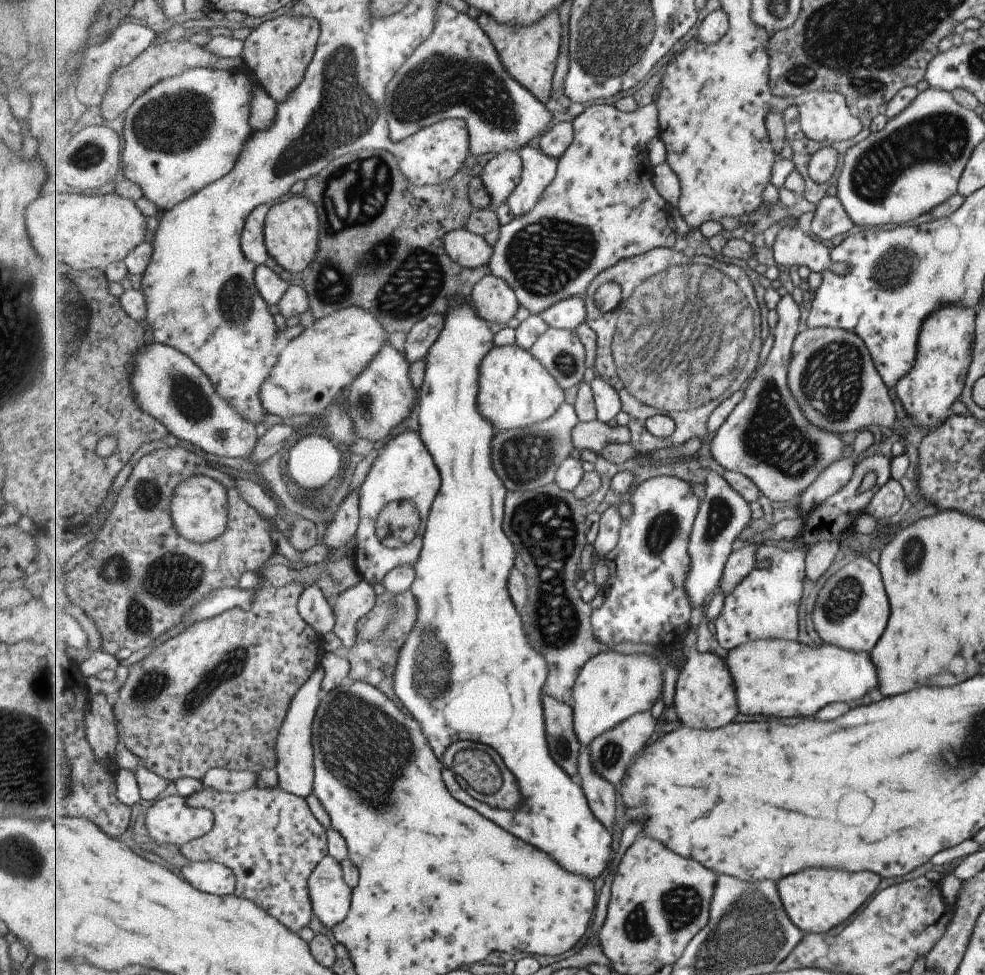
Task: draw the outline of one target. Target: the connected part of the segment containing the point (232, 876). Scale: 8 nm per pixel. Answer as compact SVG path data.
M192 861L181 871L183 878L199 890L219 896L229 896L237 886L236 874L223 863Z

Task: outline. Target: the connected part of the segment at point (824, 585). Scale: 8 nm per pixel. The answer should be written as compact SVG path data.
M856 557L845 566L832 569L817 585L809 606L813 610L813 630L817 636L825 644L841 646L854 653L869 654L887 622L887 595L879 569L863 557Z

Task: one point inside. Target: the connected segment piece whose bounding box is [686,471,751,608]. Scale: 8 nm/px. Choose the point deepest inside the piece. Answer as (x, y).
(724, 513)

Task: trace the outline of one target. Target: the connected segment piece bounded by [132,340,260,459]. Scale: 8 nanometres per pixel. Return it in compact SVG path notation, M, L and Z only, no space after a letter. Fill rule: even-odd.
M154 340L147 345L143 353L136 354L132 360L132 368L134 369L132 387L136 395L136 403L147 414L153 415L168 427L173 435L195 446L200 446L216 456L249 459L260 440L257 436L257 428L253 423L245 420L244 415L218 393L208 374L205 374L200 365L188 354Z

